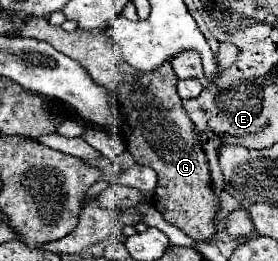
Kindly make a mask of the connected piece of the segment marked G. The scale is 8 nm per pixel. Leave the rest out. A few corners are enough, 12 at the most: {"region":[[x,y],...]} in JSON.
{"region":[[101,31],[49,41],[121,99],[127,149],[159,179],[155,209],[213,241],[221,199],[171,63],[137,73]]}

